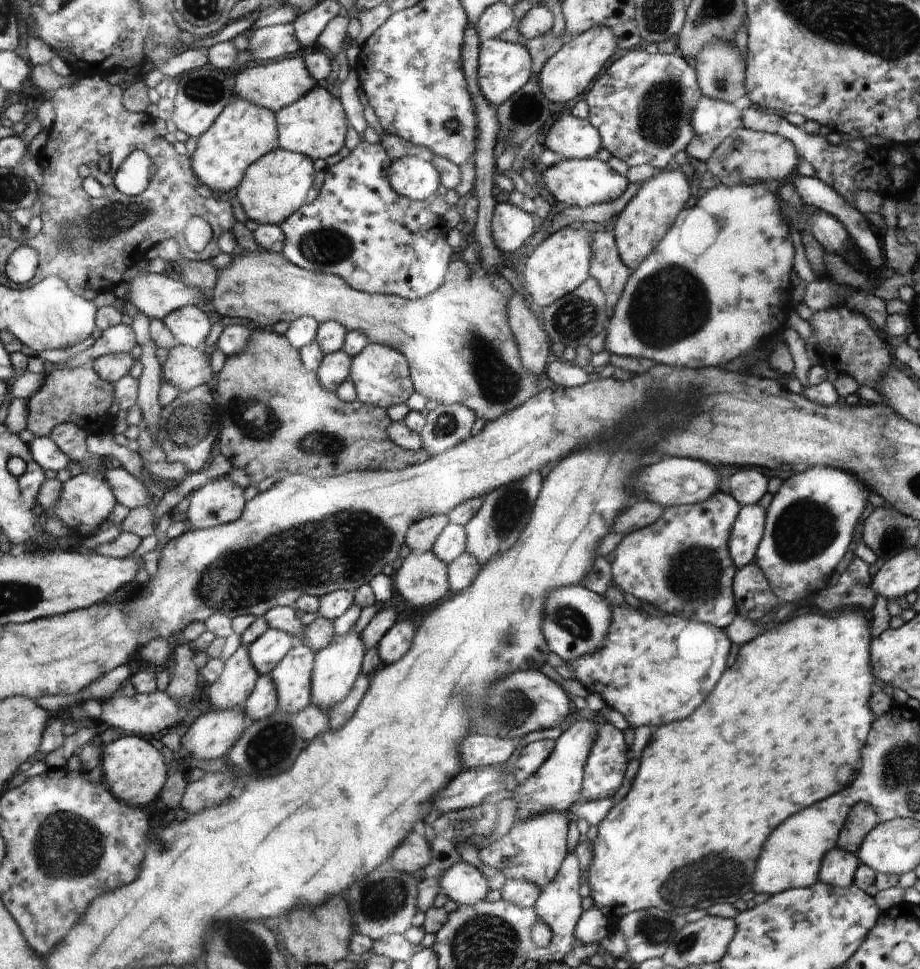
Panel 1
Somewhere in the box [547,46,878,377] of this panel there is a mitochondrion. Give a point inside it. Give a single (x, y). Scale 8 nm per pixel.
(671, 305)

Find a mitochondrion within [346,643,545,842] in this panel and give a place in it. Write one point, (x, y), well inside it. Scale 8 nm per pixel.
(510, 708)

